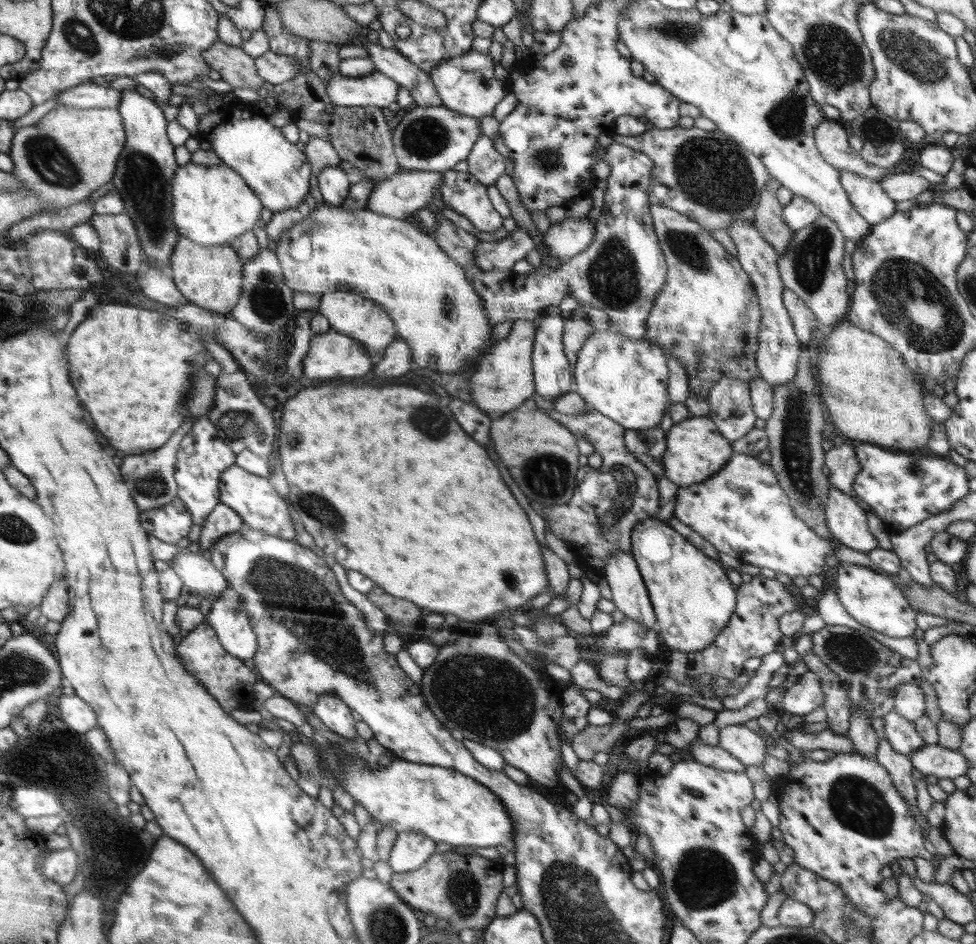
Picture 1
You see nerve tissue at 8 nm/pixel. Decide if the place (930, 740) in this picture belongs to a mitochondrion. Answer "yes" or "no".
no

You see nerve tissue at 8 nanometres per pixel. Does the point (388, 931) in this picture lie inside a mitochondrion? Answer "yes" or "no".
yes

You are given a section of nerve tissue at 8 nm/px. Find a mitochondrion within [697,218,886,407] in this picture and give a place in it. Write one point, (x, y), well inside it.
(809, 262)

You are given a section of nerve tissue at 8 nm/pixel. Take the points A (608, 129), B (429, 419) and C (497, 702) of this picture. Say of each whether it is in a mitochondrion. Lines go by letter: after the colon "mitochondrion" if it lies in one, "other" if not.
A: other
B: mitochondrion
C: mitochondrion

